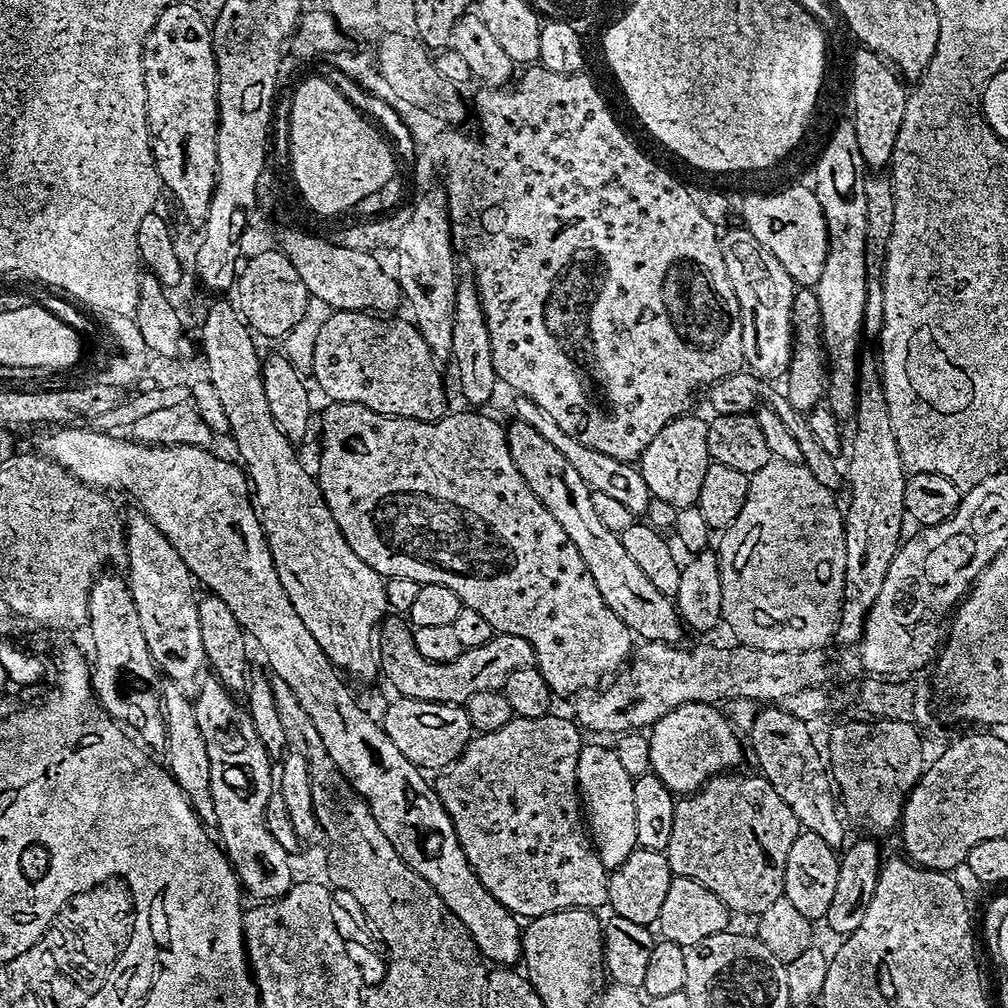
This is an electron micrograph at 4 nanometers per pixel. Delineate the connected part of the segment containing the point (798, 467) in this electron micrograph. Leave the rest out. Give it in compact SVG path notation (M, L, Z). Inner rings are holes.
M768 460L762 470L751 473L748 478L748 501L742 506L742 514L734 518L729 528L723 529L718 547L720 558L720 577L722 578L722 617L725 625L732 627L732 632L739 643L757 648L758 650L774 650L775 652L801 652L811 648L824 648L827 640L831 641L836 635L836 623L840 617L840 603L842 602L842 590L844 589L844 575L846 574L846 542L844 541L844 517L841 505L836 505L833 493L810 470L805 464L794 462L782 462L781 460ZM771 612L784 612L775 620Z

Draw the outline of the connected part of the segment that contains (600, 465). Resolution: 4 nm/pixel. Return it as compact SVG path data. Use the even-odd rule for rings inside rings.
M523 398L517 399L517 401L515 415L530 426L534 426L534 430L538 430L540 436L555 446L593 491L607 494L610 498L617 499L619 503L625 503L626 508L634 516L640 516L649 508L650 502L652 503L652 495L646 485L646 480L642 478L639 467L629 461L614 459L608 454L582 445L582 442L578 442L566 430L561 429L558 422L542 407Z

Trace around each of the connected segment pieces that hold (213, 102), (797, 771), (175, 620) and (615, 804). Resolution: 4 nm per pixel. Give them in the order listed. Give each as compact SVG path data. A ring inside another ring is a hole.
M173 2L158 14L154 26L144 43L144 53L142 54L142 70L144 71L144 85L146 86L146 114L148 115L148 137L152 139L152 157L156 163L156 169L160 175L161 185L170 195L176 199L176 204L180 207L180 212L196 226L203 225L206 214L210 210L210 202L214 194L216 185L216 175L218 174L218 74L216 73L216 55L212 53L212 30L209 21L204 21L204 16L192 4L180 4Z
M766 706L759 709L754 726L748 731L748 738L758 762L759 773L774 786L778 796L793 811L801 827L825 839L834 849L841 849L844 840L844 826L838 814L840 806L836 788L823 753L819 752L810 732L811 725L780 706Z
M139 510L123 517L126 579L134 594L134 606L142 626L142 635L157 669L171 683L185 690L197 687L206 659L202 646L201 623L198 622L198 591L191 570L178 558L166 534Z
M585 743L578 754L578 778L576 783L580 789L582 811L586 817L586 827L592 838L592 847L596 849L598 858L602 858L602 866L606 869L617 868L630 858L630 854L638 845L634 834L634 777L626 774L622 762L618 758L615 747L604 744Z

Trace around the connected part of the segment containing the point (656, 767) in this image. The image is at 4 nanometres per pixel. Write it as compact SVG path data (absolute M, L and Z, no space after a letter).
M690 702L670 710L651 726L648 737L648 767L673 794L698 791L706 781L736 770L743 758L738 732L728 716L714 704Z

